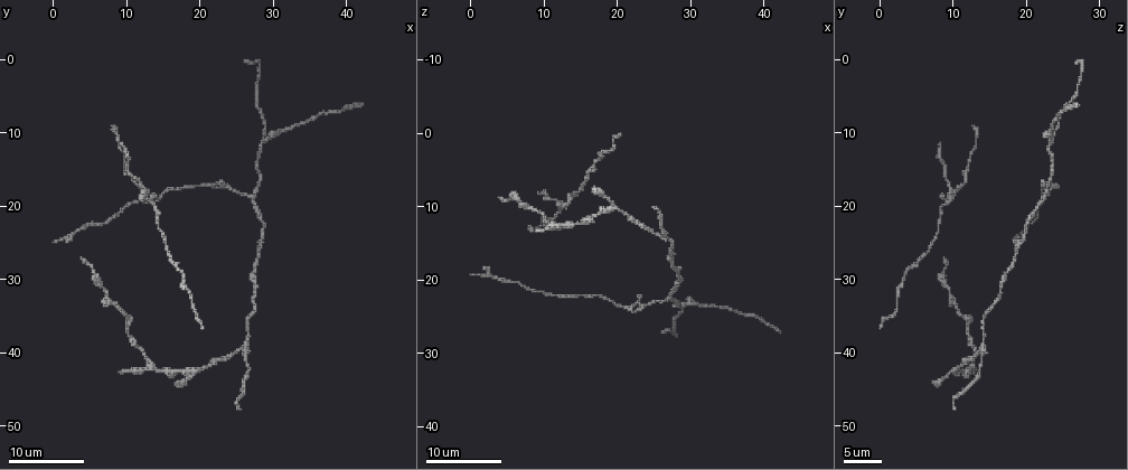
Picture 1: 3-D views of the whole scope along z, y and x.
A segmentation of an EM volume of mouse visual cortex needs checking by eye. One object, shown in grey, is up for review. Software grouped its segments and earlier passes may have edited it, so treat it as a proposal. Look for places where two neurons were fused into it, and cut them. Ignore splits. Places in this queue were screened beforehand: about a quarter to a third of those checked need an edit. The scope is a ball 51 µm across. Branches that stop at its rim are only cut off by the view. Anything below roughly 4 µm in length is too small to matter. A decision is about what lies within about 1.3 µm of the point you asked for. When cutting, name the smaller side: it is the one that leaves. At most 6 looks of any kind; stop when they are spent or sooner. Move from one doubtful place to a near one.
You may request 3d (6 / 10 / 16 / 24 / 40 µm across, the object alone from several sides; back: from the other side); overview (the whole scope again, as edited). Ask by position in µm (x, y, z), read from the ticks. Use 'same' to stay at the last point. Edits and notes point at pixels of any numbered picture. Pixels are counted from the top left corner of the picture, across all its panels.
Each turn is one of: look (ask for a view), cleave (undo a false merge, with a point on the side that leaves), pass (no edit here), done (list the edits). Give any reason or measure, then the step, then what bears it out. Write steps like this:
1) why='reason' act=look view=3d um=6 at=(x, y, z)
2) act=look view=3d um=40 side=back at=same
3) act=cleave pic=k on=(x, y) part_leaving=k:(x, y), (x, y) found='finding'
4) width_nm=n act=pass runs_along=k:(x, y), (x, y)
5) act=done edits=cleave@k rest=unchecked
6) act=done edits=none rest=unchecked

why='thin arm on a thick one' act=look view=3d um=24 at=(12.5, 18.0, 10.0)

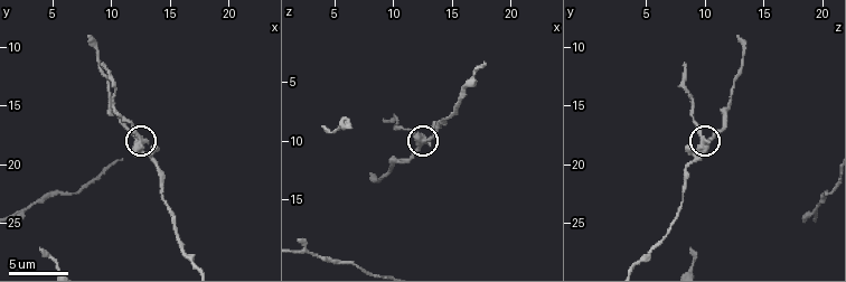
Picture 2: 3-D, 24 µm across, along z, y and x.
act=look view=3d um=6 at=(12.6, 18.0, 10.2)

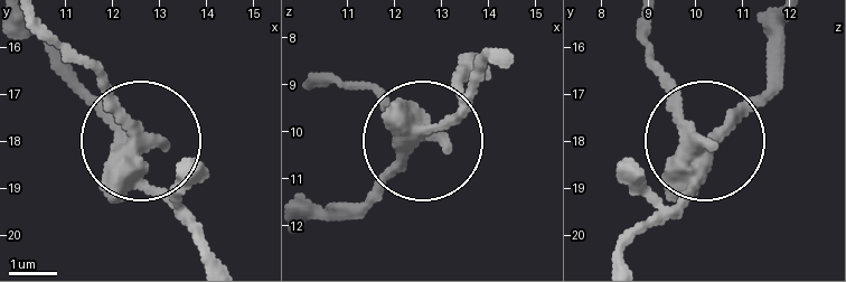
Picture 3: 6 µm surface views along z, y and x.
width_nm=360 act=cleave pic=3 on=(116, 97) part_leaving=3:(125, 162), (118, 106), (41, 22) found='two neurons meet here'

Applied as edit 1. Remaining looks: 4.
act=look view=overview

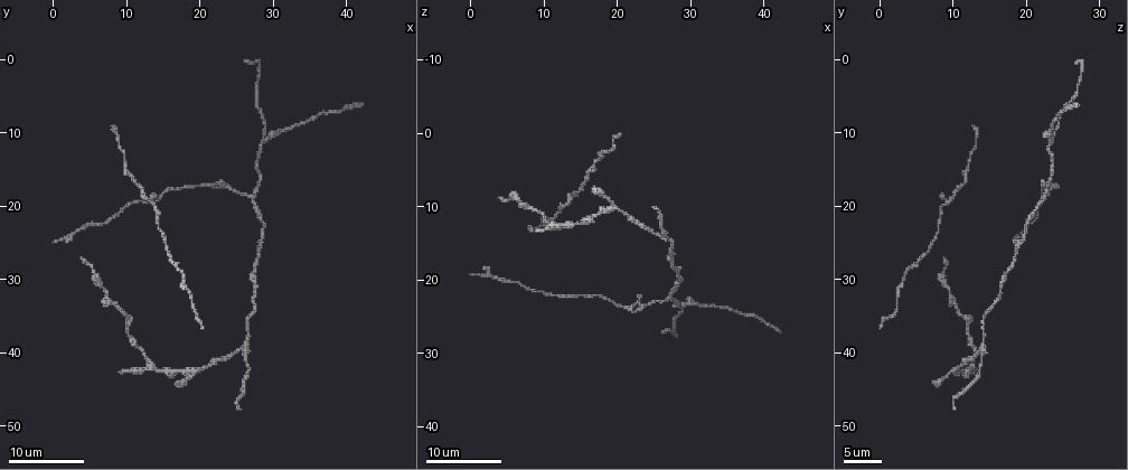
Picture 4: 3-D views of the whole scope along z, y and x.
why='arms part here' act=look view=3d um=16 at=(27.5, 19.0, 22.5)

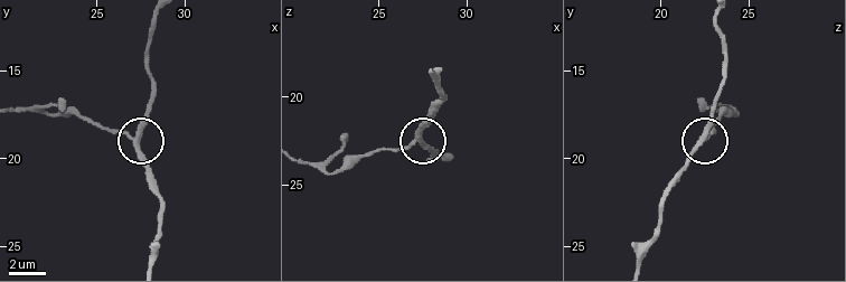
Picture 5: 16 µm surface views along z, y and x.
act=look view=3d um=6 at=(27.4, 18.5, 22.5)

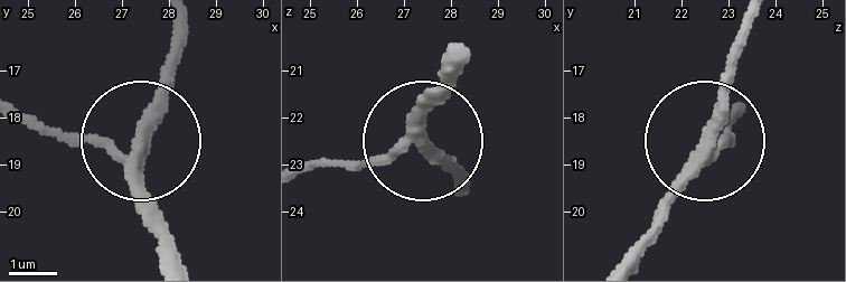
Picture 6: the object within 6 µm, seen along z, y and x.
width_nm=270 act=pass found='all the same neuron'

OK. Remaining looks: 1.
act=done edits=cleave@3 rest=unchecked

